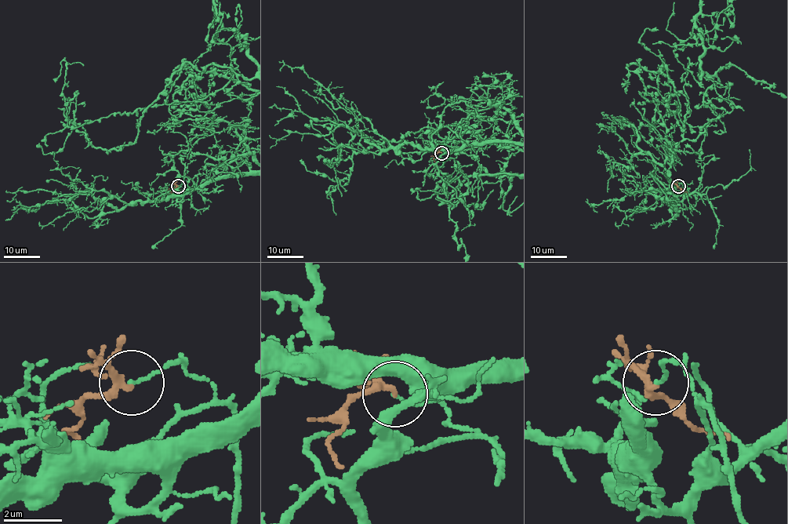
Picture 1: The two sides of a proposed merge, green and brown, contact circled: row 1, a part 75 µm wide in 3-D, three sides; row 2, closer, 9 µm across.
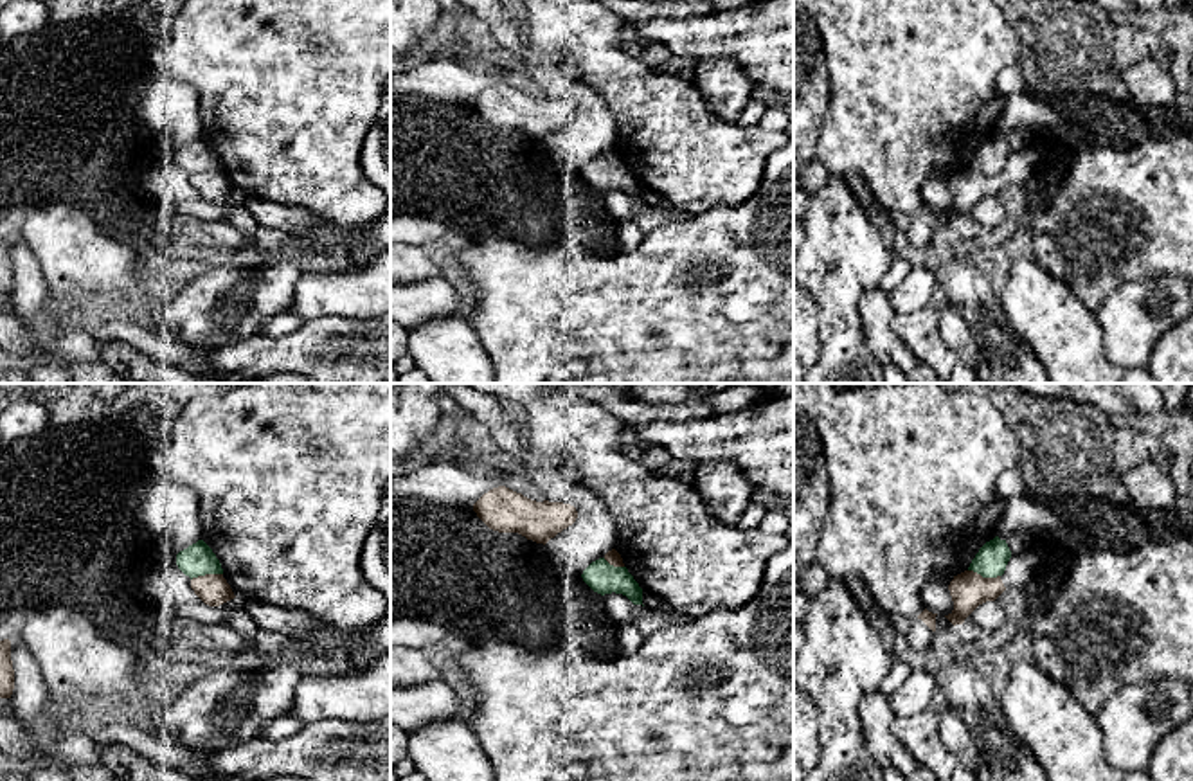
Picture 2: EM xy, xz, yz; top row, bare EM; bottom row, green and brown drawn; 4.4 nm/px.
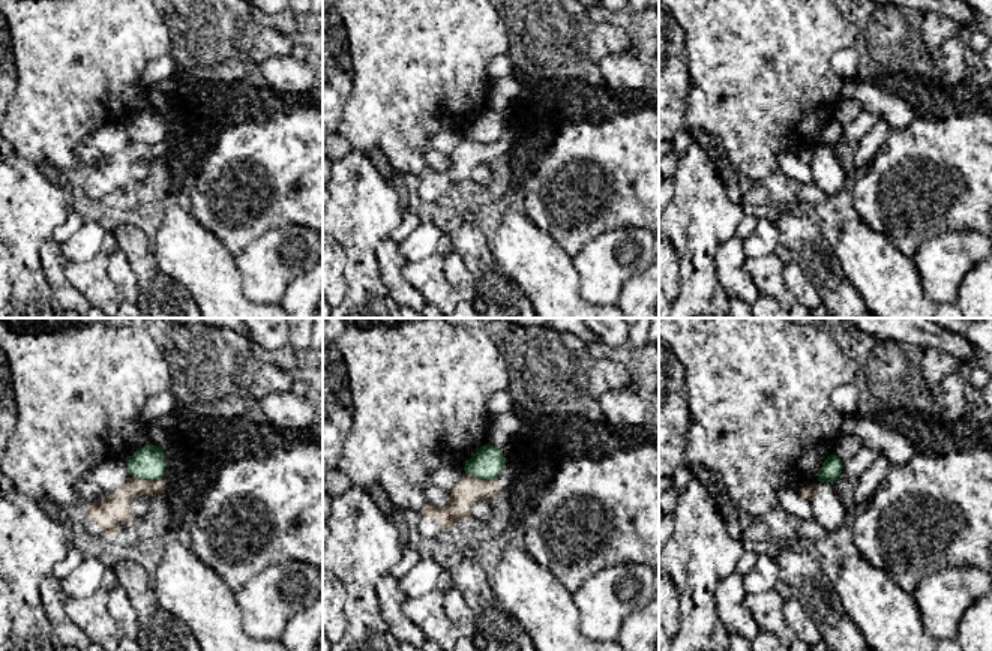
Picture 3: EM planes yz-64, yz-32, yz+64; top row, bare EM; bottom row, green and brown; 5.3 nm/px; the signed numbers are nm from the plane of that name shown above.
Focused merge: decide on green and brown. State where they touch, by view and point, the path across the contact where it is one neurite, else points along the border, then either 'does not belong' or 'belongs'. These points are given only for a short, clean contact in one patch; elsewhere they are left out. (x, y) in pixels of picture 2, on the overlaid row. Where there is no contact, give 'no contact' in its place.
meets green in xy at (206, 573); border along xy (222, 573), (206, 573), (191, 580); does not belong

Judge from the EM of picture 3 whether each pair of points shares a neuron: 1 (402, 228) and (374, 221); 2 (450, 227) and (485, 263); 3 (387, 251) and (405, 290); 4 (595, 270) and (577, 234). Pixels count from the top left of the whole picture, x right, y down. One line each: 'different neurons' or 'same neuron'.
1: different neurons
2: same neuron
3: same neuron
4: different neurons

